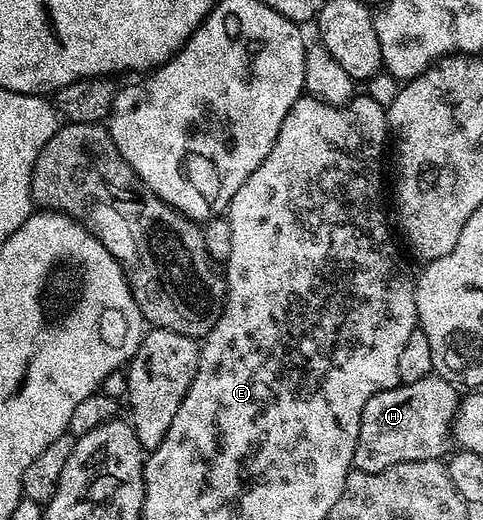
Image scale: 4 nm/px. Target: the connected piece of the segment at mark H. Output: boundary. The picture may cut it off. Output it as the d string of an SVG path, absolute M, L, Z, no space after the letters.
M436 374L419 378L419 382L398 383L391 390L375 394L361 411L353 468L358 472L378 472L399 462L444 457L445 447L451 444L453 415L457 413L458 403L458 389Z

